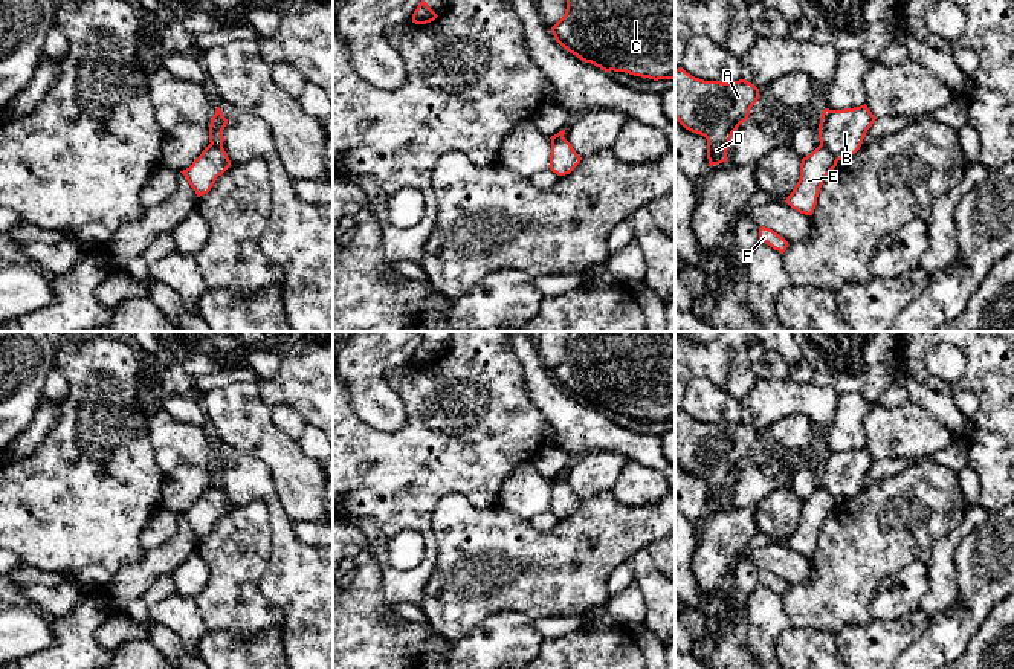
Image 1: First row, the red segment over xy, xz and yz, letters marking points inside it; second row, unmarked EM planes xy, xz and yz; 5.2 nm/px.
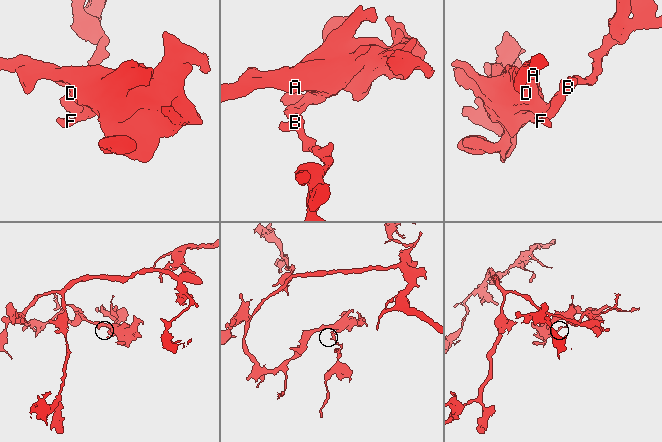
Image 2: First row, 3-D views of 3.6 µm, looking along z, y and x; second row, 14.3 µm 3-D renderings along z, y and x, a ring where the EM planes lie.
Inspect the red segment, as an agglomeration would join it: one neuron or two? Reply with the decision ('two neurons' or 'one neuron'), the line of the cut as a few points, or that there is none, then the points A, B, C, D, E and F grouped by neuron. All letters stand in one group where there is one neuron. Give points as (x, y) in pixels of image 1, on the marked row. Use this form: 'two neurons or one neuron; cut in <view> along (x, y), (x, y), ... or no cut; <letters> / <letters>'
two neurons; cut in yz along (820, 142), (837, 161); A C D E F / B

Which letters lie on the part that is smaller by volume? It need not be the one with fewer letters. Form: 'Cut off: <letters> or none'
Cut off: B

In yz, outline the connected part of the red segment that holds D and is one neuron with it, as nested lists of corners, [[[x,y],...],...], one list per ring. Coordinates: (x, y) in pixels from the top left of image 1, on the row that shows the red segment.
[[[675,70],[675,119],[707,139],[709,166],[727,162],[733,133],[748,119],[759,89],[745,81],[704,81]]]

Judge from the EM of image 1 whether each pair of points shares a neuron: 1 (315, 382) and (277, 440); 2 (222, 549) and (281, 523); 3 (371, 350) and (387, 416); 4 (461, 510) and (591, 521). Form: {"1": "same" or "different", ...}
{"1": "different", "2": "different", "3": "same", "4": "same"}

